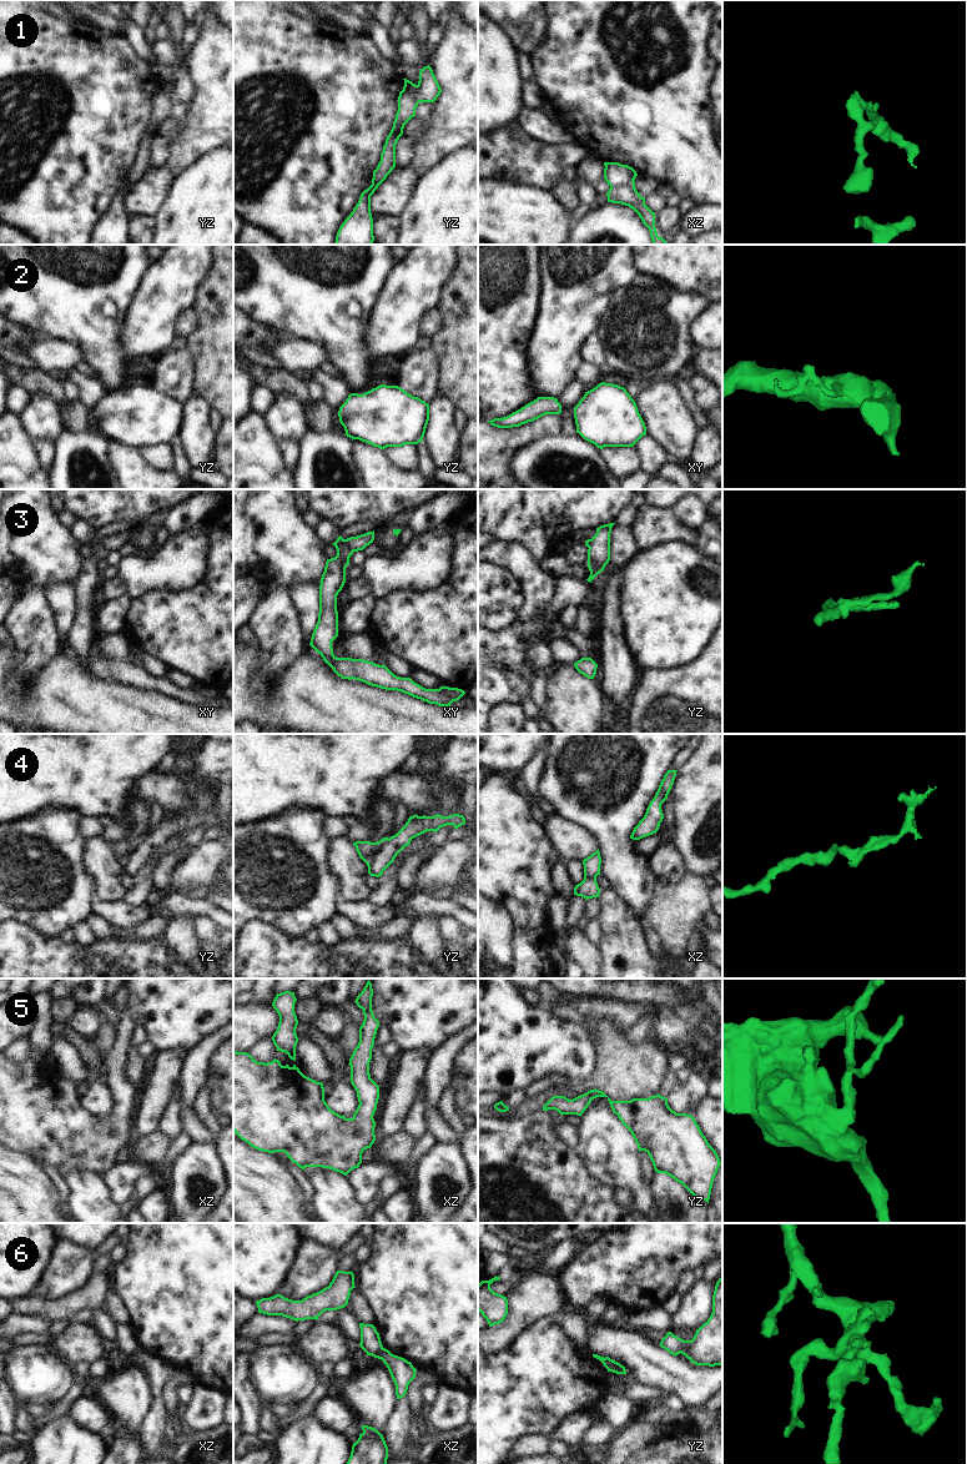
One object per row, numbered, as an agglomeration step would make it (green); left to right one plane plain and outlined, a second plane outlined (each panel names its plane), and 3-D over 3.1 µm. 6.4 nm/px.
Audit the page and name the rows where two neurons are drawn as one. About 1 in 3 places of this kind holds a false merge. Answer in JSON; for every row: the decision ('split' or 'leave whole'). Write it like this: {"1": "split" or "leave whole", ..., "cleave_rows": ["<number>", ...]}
{"1": "split", "2": "leave whole", "3": "split", "4": "split", "5": "leave whole", "6": "split", "cleave_rows": ["1", "3", "4", "6"]}

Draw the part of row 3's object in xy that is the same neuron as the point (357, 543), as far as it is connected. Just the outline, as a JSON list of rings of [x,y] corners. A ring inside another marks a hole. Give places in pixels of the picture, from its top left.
[[[374,530],[368,532],[357,537],[351,537],[346,539],[346,545],[352,550],[352,552],[358,552],[363,550],[367,545],[373,543],[374,540]]]

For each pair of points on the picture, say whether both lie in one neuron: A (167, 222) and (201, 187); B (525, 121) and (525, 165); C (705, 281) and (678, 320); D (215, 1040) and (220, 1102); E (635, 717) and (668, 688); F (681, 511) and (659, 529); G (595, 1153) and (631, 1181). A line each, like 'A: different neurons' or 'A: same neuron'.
A: same neuron
B: different neurons
C: different neurons
D: different neurons
E: same neuron
F: different neurons
G: same neuron

